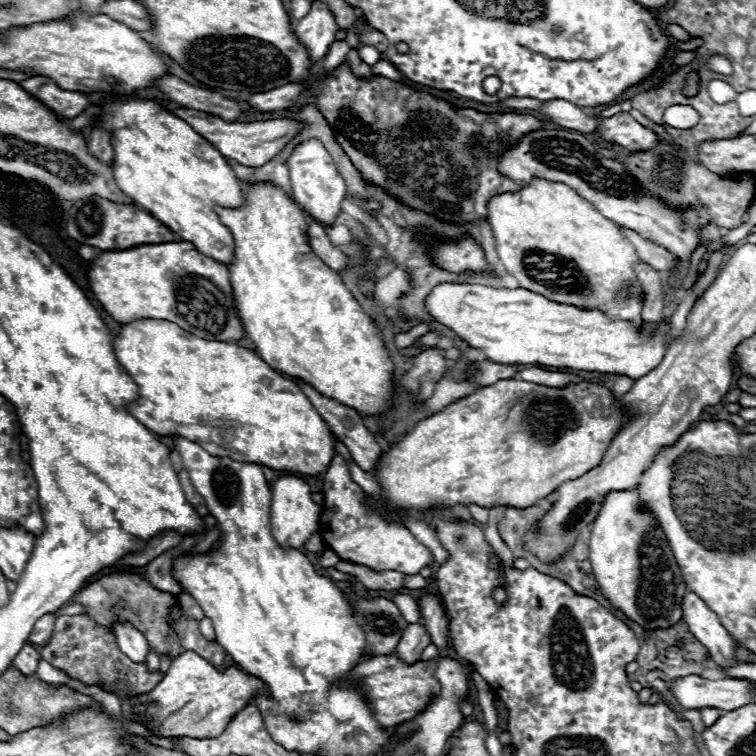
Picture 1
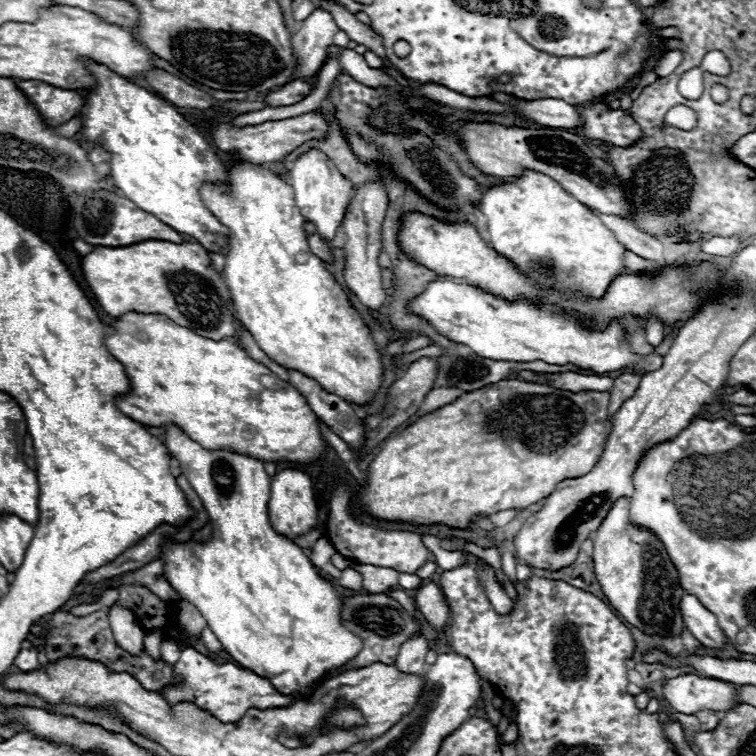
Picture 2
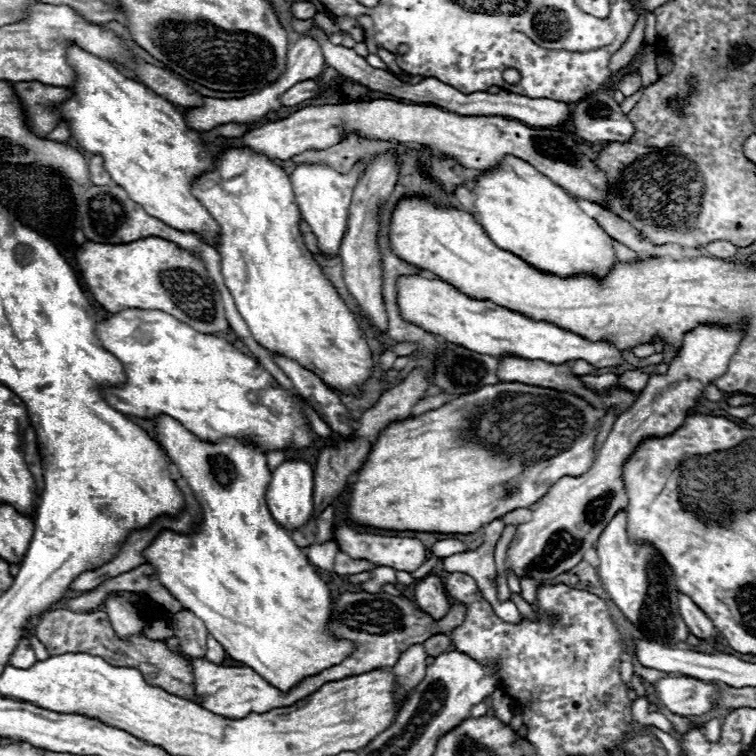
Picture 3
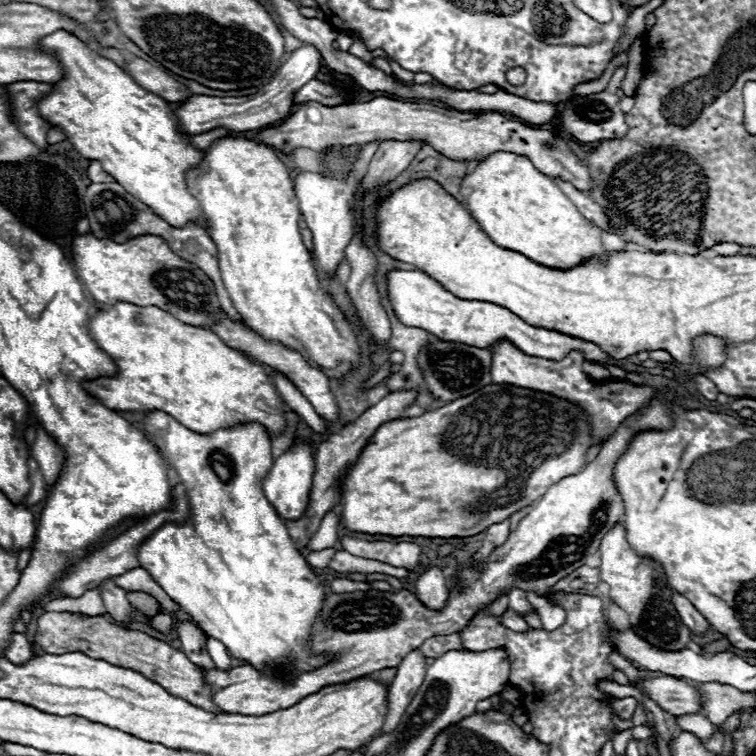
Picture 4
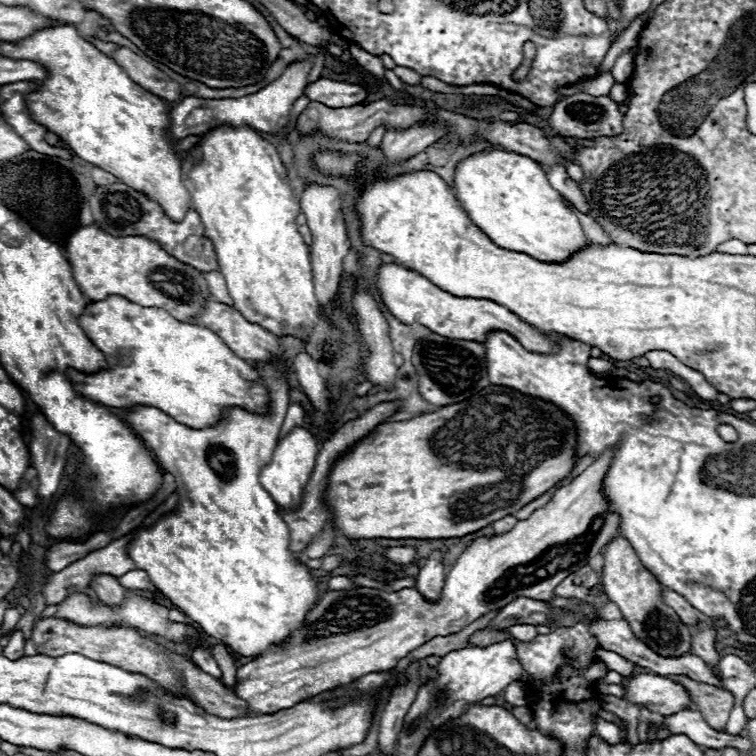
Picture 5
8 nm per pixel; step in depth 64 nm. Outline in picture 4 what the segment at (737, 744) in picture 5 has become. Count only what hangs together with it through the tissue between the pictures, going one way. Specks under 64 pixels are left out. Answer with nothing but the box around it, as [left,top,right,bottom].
[678,714,714,740]

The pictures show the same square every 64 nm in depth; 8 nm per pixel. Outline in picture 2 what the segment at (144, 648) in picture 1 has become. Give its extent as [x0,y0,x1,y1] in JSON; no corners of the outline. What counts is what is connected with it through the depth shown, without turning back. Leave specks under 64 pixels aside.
[108,606,146,656]

